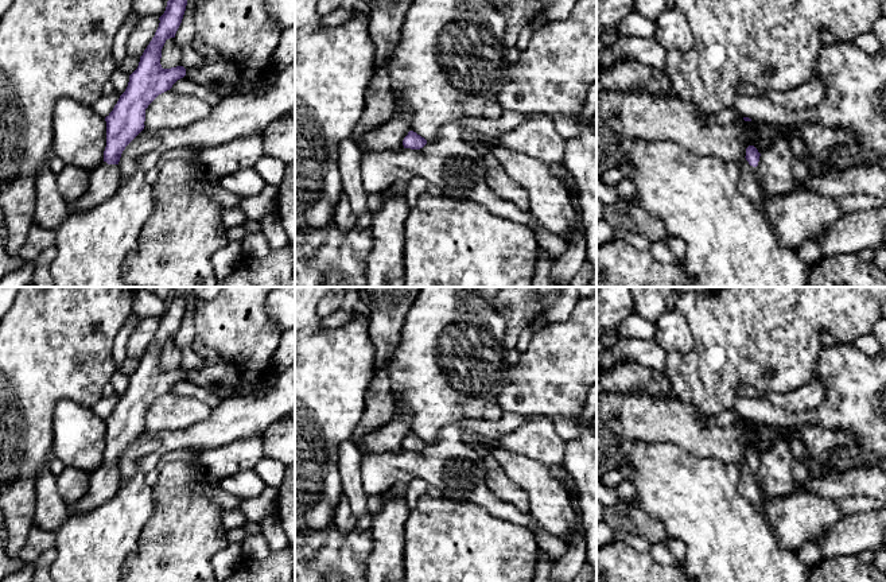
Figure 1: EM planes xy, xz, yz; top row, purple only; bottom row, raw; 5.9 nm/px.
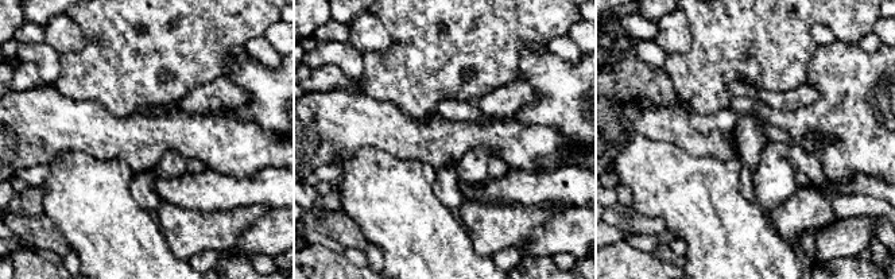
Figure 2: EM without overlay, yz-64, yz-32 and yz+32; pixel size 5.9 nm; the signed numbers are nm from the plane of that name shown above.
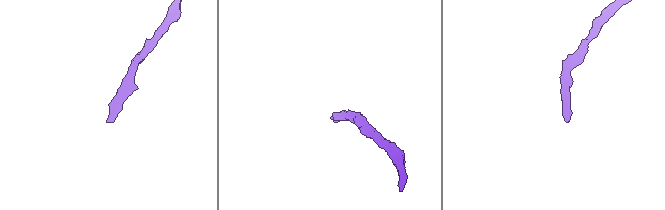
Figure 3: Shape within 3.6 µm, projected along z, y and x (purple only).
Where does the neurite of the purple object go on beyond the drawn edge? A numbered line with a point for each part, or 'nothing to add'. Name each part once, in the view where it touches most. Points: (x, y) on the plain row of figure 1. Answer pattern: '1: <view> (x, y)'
1: yz (747, 487)

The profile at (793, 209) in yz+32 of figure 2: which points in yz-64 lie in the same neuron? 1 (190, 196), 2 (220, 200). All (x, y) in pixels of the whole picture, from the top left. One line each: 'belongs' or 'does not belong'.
1: does not belong
2: does not belong

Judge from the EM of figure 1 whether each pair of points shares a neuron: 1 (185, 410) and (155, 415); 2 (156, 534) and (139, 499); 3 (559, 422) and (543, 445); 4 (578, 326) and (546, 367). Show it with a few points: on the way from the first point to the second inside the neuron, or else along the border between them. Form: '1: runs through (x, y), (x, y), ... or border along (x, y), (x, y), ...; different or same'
1: runs through (178, 411), (162, 414); same
2: border along (152, 489), (154, 512), (146, 523), (136, 547); different
3: border along (552, 421), (554, 430), (566, 442); different
4: runs through (576, 336), (555, 357); same

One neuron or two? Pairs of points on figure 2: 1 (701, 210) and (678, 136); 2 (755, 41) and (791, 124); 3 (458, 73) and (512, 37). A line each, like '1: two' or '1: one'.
1: two
2: two
3: one

